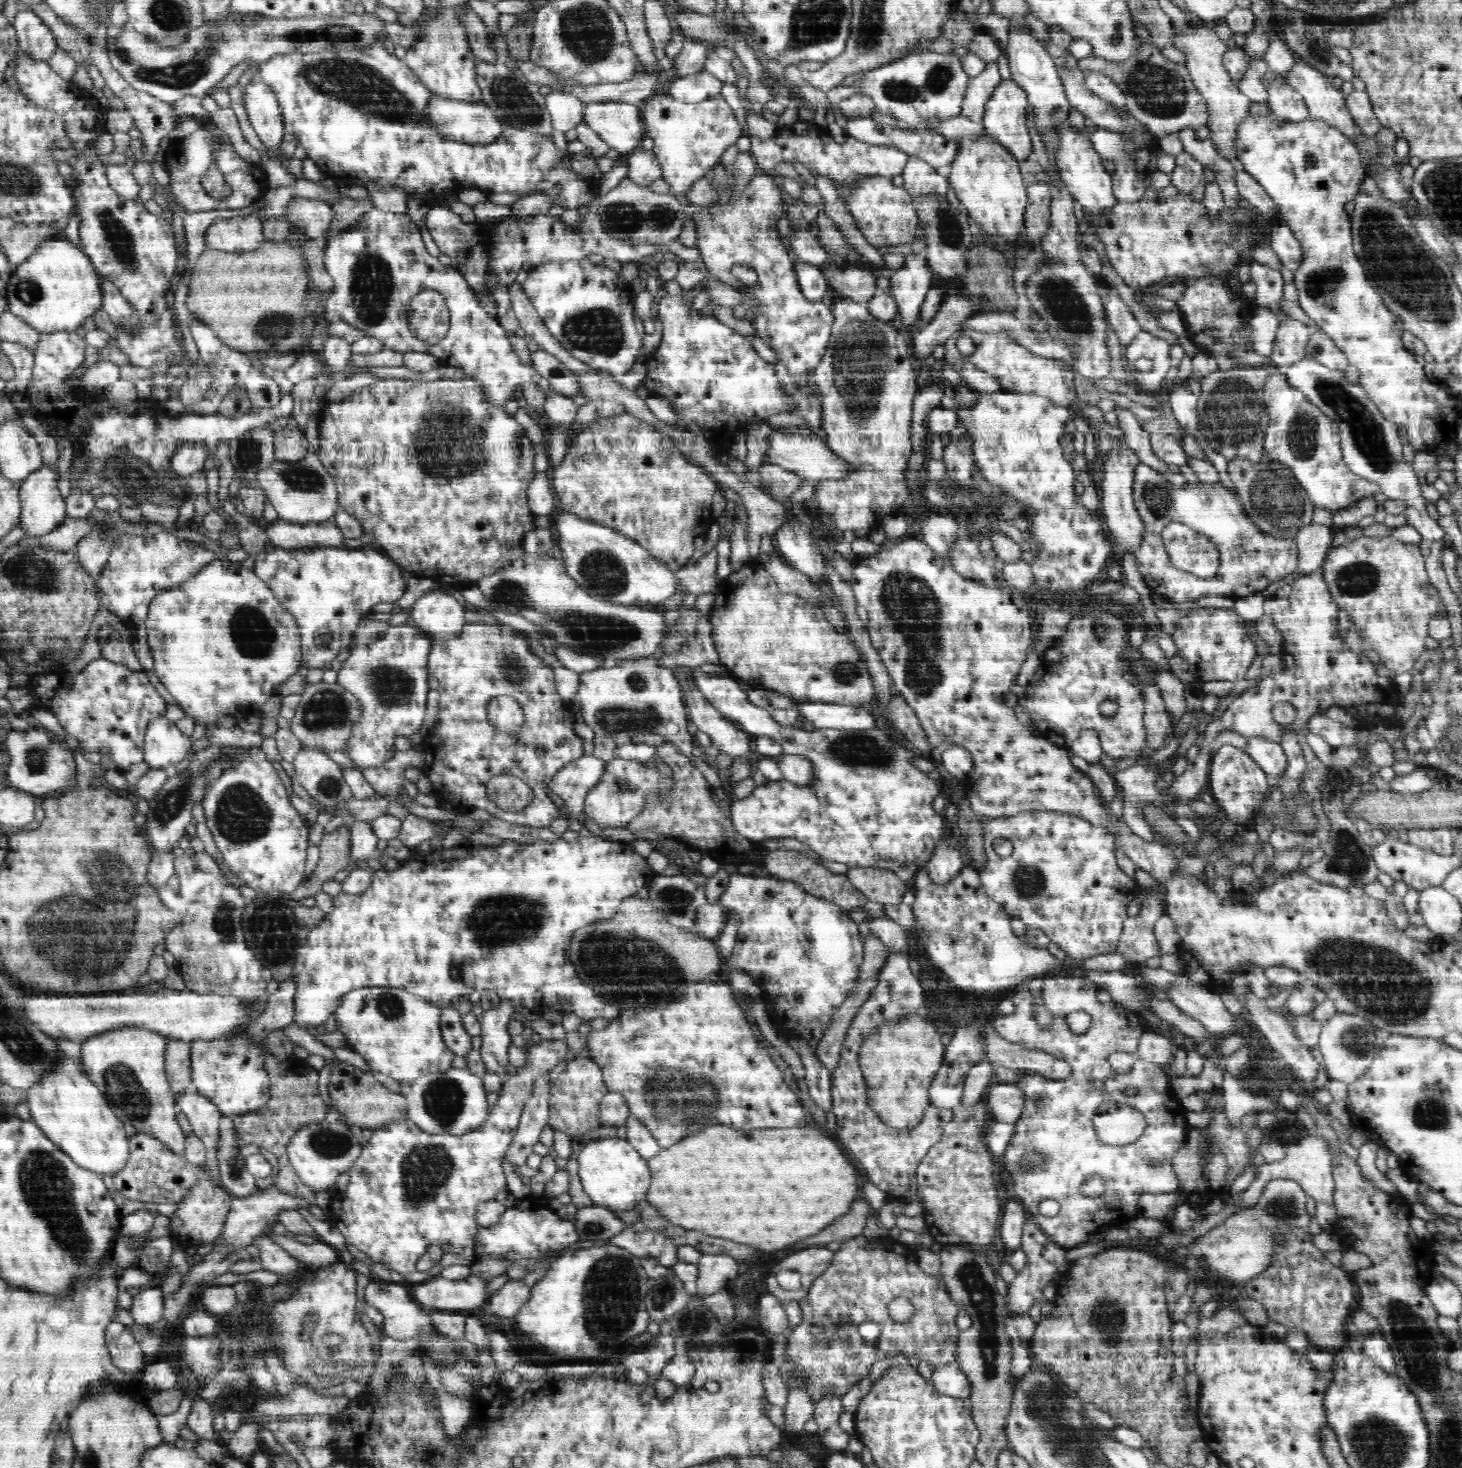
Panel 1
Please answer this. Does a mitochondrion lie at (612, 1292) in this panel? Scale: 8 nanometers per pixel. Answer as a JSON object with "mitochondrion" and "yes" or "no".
{"mitochondrion":"yes"}

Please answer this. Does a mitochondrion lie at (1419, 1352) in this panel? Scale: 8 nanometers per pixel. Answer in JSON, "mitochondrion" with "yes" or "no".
{"mitochondrion":"yes"}

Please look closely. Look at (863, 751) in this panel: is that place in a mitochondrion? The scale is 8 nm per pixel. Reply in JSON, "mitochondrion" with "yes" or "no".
{"mitochondrion":"yes"}

